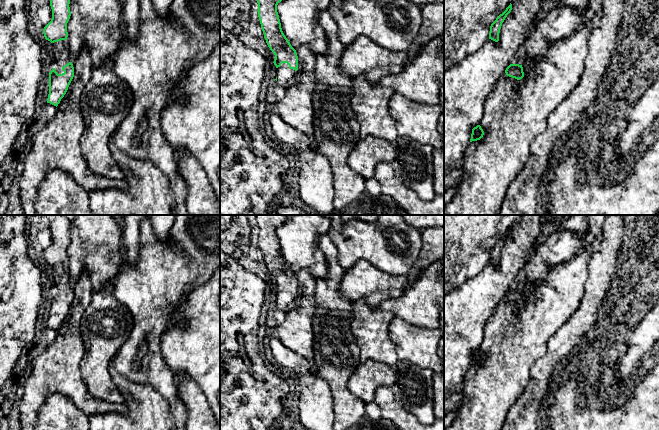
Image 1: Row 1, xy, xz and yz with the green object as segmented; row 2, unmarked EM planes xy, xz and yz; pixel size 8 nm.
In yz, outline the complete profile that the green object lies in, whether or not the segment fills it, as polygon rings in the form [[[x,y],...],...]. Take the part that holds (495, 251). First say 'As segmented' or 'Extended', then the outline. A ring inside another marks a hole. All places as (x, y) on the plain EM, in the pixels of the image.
As segmented. [[[510,227],[510,229],[506,232],[506,234],[502,238],[500,238],[496,242],[496,244],[491,248],[490,256],[489,256],[489,263],[495,266],[499,265],[499,257],[500,257],[502,247],[504,246],[507,239],[511,236],[511,234],[512,234],[512,228]]]

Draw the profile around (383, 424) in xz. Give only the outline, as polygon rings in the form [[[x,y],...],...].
[[[381,417],[378,421],[363,421],[357,430],[400,430],[391,420]]]

